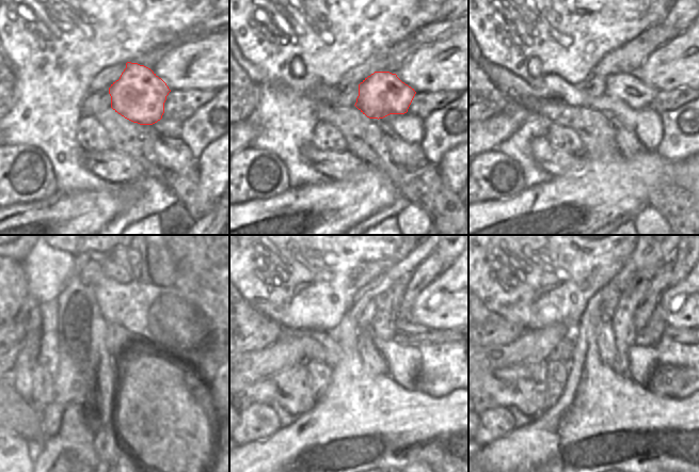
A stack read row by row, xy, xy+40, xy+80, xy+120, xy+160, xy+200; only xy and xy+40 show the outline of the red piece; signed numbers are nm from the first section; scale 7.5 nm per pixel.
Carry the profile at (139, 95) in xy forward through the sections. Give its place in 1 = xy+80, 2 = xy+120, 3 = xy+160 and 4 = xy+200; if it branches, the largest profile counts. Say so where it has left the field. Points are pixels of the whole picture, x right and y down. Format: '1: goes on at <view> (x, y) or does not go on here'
1: goes on at xy+80 (629, 88)
2: goes on at xy+120 (157, 328)
3: goes on at xy+160 (407, 331)
4: goes on at xy+200 (685, 335)

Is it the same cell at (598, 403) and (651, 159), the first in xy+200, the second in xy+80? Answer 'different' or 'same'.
same

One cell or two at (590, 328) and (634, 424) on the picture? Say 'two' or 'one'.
one

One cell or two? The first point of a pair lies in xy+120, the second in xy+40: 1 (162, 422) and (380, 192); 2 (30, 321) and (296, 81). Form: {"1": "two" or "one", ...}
{"1": "one", "2": "two"}

